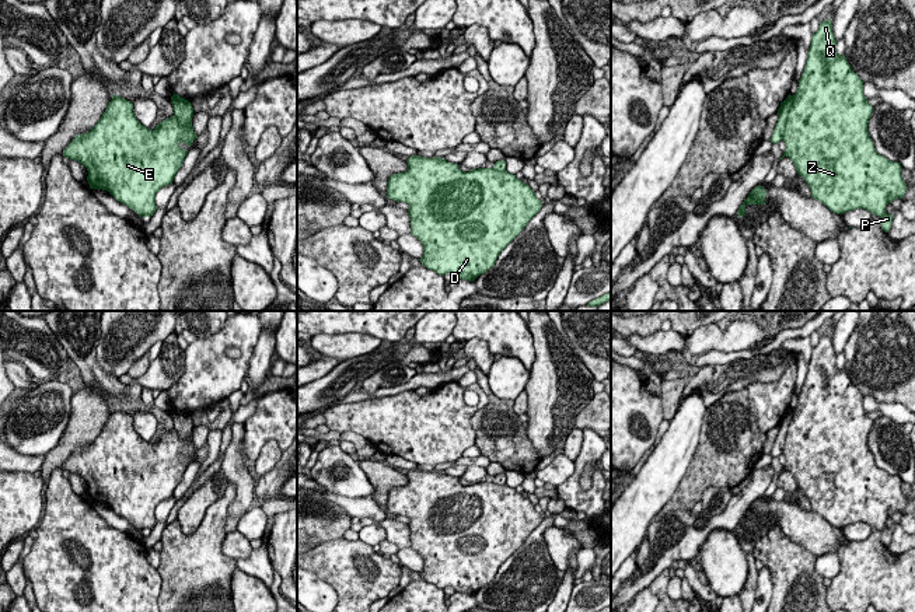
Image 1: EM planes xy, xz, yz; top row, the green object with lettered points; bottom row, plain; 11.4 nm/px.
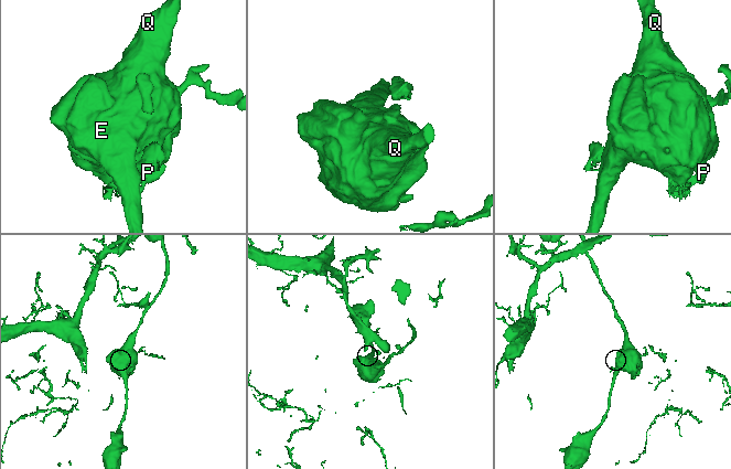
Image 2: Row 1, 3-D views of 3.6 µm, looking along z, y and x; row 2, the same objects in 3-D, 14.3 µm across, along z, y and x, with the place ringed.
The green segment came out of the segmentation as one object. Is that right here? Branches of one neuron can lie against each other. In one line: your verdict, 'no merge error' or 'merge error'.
merge error

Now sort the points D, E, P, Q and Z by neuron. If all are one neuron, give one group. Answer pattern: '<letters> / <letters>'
D E Q Z / P

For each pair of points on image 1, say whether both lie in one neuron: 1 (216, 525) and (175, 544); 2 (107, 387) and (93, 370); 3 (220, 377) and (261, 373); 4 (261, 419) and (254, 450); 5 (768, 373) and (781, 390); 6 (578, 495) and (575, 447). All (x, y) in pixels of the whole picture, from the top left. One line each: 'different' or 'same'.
1: same
2: same
3: different
4: same
5: different
6: different

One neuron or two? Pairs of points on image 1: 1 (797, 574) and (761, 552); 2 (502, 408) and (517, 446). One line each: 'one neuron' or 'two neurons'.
1: one neuron
2: one neuron

